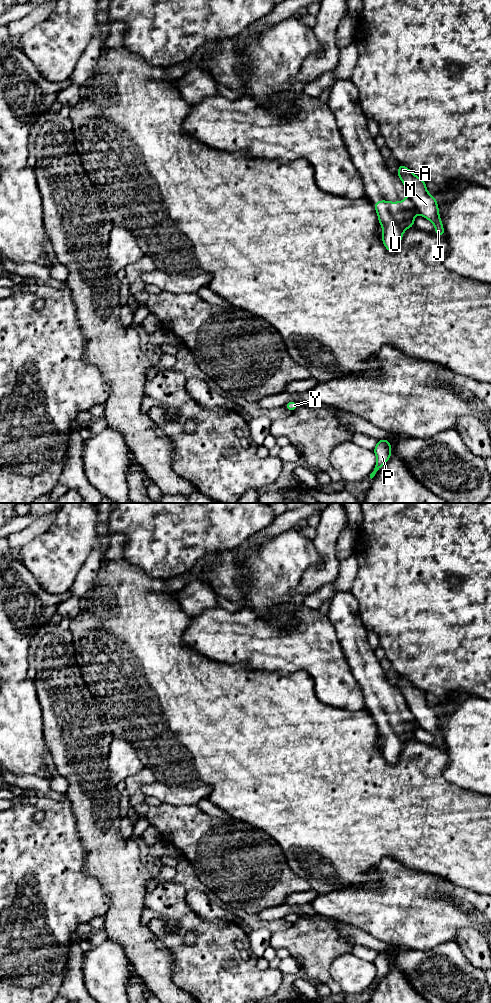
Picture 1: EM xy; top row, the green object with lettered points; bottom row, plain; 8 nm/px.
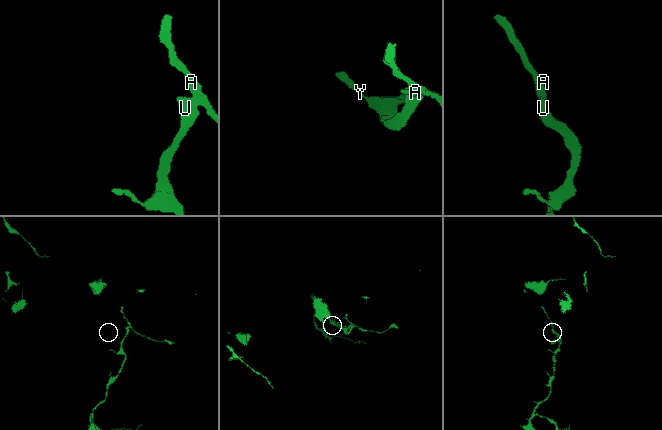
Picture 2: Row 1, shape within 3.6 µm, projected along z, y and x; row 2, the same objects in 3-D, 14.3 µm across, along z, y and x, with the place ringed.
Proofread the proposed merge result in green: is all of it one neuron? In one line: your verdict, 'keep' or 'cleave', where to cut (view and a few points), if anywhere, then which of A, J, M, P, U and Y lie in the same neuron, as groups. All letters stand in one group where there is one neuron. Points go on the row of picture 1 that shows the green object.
cleave; cut in xy along (408, 196), (418, 212); A J M / P U Y

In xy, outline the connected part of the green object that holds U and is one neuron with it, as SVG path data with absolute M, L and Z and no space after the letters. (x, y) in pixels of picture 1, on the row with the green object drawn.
M408 197L399 202L385 200L373 204L382 226L382 242L389 252L397 252L403 232L414 226L417 209Z

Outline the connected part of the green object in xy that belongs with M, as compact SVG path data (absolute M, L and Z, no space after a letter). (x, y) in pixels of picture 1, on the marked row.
M398 164L397 175L404 184L408 197L416 207L417 212L430 220L434 224L435 233L443 238L445 231L439 216L437 200L428 193L425 181L401 164Z

